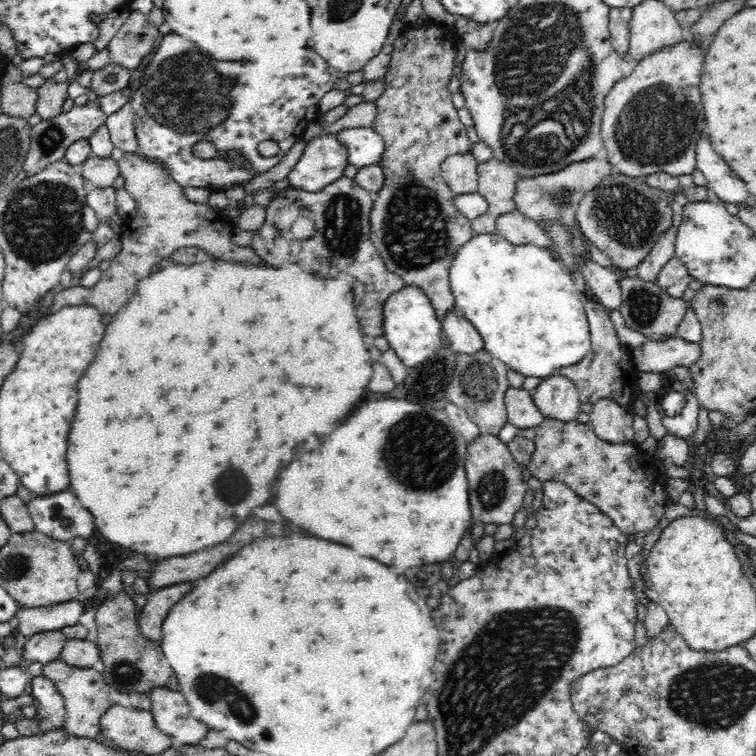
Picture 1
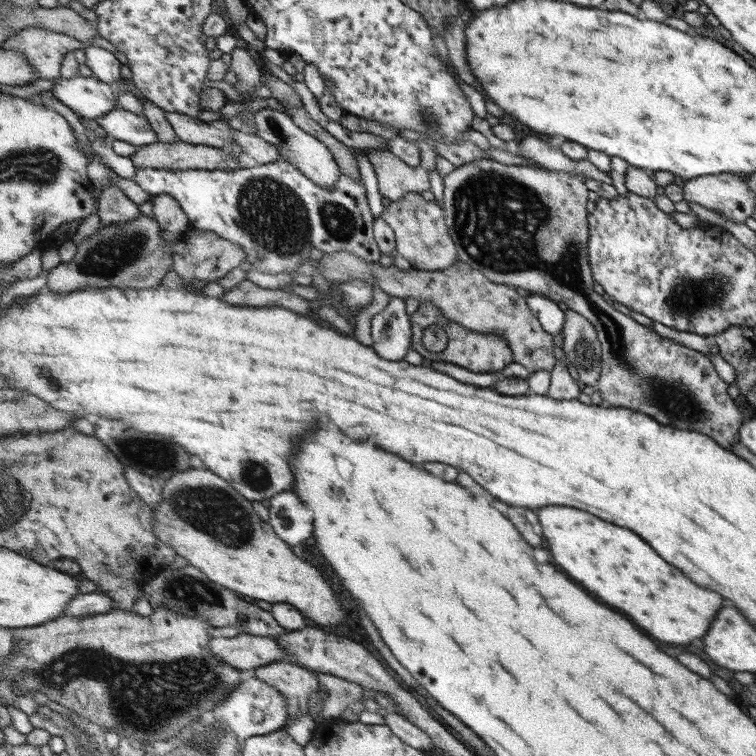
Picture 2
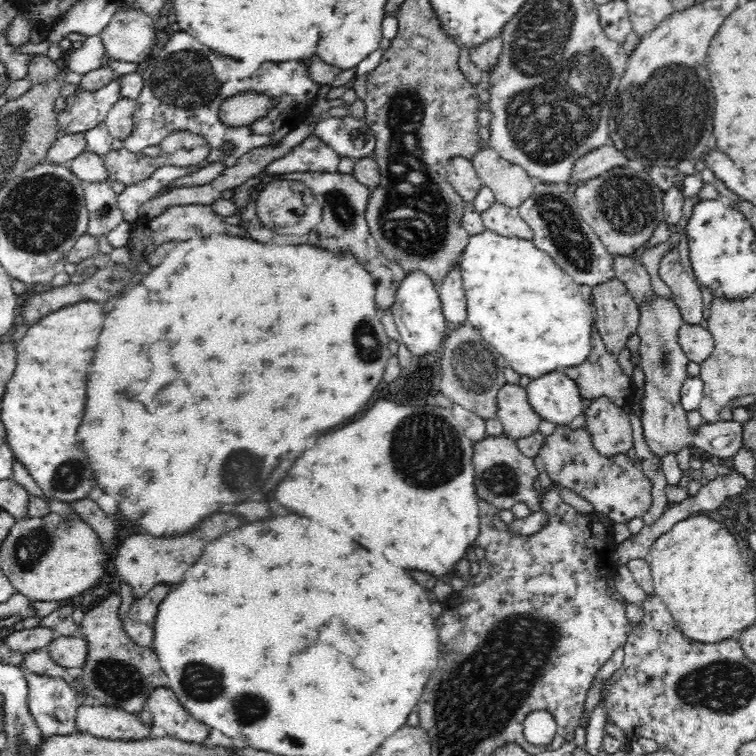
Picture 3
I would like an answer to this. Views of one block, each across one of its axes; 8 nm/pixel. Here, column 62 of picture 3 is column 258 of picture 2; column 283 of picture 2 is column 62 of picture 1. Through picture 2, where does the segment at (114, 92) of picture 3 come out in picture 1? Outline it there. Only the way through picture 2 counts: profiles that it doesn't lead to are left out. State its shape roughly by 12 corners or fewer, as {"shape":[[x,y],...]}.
{"shape":[[98,98],[32,128],[22,176],[64,160],[108,116]]}

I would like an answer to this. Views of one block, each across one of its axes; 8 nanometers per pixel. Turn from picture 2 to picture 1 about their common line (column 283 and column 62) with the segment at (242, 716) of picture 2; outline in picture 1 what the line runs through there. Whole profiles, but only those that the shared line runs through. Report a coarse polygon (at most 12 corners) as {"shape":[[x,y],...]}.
{"shape":[[32,678],[44,734],[66,728],[66,700],[56,682]]}

